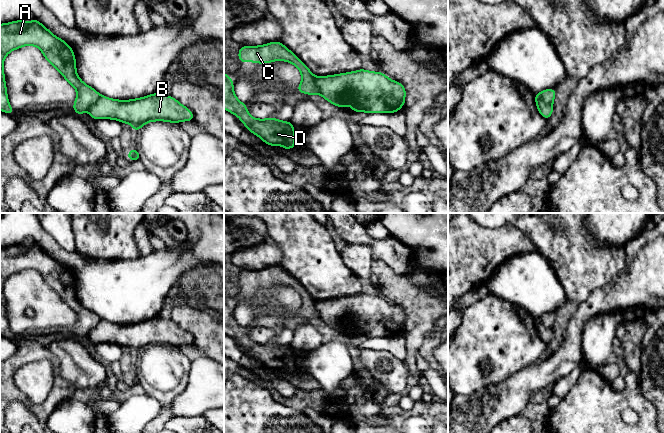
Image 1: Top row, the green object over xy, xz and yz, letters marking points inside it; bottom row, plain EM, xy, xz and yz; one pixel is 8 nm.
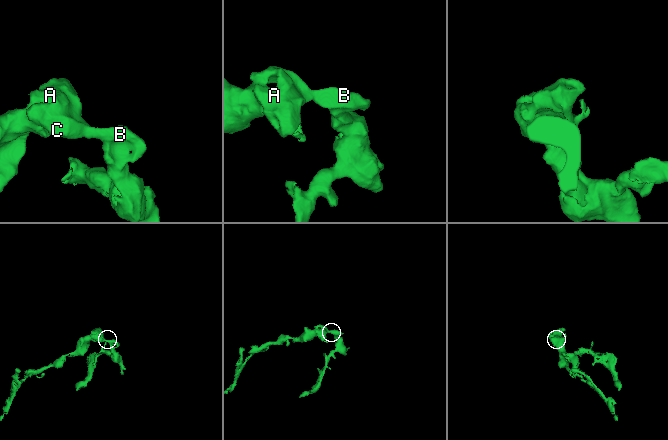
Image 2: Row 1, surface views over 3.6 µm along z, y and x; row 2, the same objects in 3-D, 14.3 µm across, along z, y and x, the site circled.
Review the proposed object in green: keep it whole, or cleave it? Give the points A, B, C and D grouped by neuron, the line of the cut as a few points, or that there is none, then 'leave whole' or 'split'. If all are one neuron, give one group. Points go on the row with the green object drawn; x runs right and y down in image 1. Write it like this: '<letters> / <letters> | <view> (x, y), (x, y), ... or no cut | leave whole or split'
A C D / B | yz (535, 97), (551, 103) | split

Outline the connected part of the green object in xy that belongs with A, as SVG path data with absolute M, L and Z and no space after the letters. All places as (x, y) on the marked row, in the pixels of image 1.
M34 19L30 22L13 21L0 24L0 110L14 114L7 98L3 62L11 51L25 45L38 47L46 60L76 89L77 97L73 109L77 115L88 111L100 94L86 85L77 75L75 55L72 48L53 35L44 25Z

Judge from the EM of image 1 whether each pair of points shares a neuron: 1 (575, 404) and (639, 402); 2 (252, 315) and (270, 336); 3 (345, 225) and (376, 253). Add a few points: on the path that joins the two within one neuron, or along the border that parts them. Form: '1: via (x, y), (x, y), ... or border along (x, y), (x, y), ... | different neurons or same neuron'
1: via (591, 404), (623, 402) | same neuron
2: border along (260, 323), (247, 329) | different neurons
3: via (354, 232), (372, 244) | same neuron

